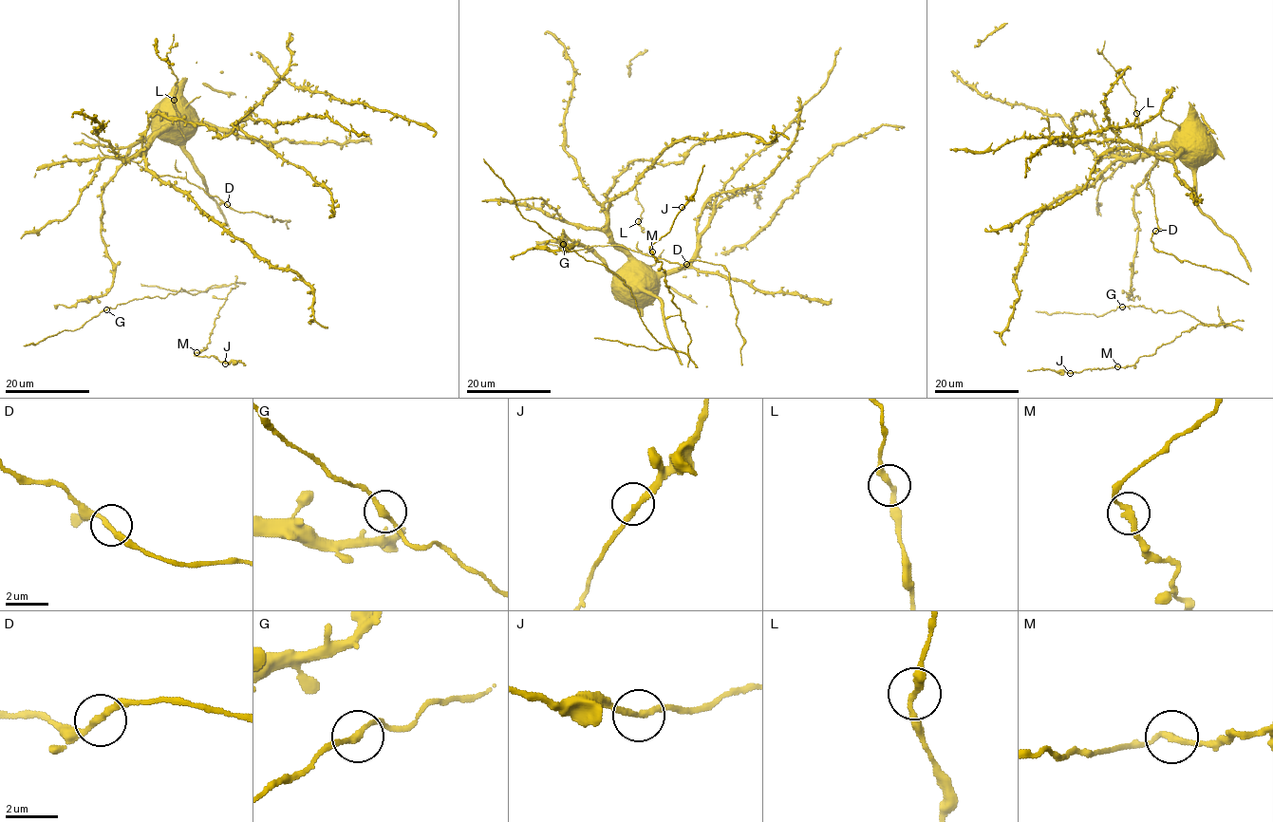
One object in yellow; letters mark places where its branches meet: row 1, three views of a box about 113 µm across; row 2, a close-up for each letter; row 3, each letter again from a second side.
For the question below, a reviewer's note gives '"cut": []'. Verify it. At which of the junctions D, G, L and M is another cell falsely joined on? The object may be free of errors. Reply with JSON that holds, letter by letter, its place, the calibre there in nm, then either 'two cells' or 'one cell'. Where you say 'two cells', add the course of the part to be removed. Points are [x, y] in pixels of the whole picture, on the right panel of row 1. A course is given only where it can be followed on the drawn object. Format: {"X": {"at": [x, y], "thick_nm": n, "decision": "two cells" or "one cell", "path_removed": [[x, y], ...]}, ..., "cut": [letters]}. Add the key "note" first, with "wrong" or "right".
{"note": "wrong", "D": {"at": [1155, 231], "thick_nm": 240, "decision": "one cell"}, "G": {"at": [1122, 307], "thick_nm": 240, "decision": "one cell"}, "L": {"at": [1136, 113], "thick_nm": 240, "decision": "one cell"}, "M": {"at": [1117, 366], "thick_nm": 240, "decision": "two cells", "path_removed": [[1117, 365], [1070, 373], [1038, 369], [1027, 371]]}, "cut": ["M"]}

